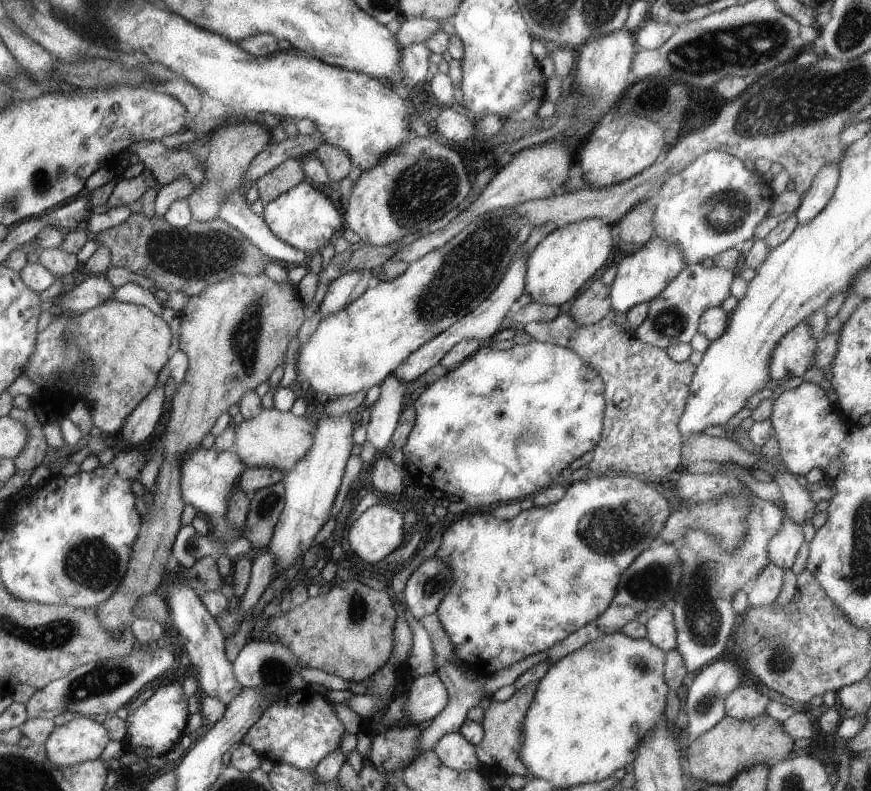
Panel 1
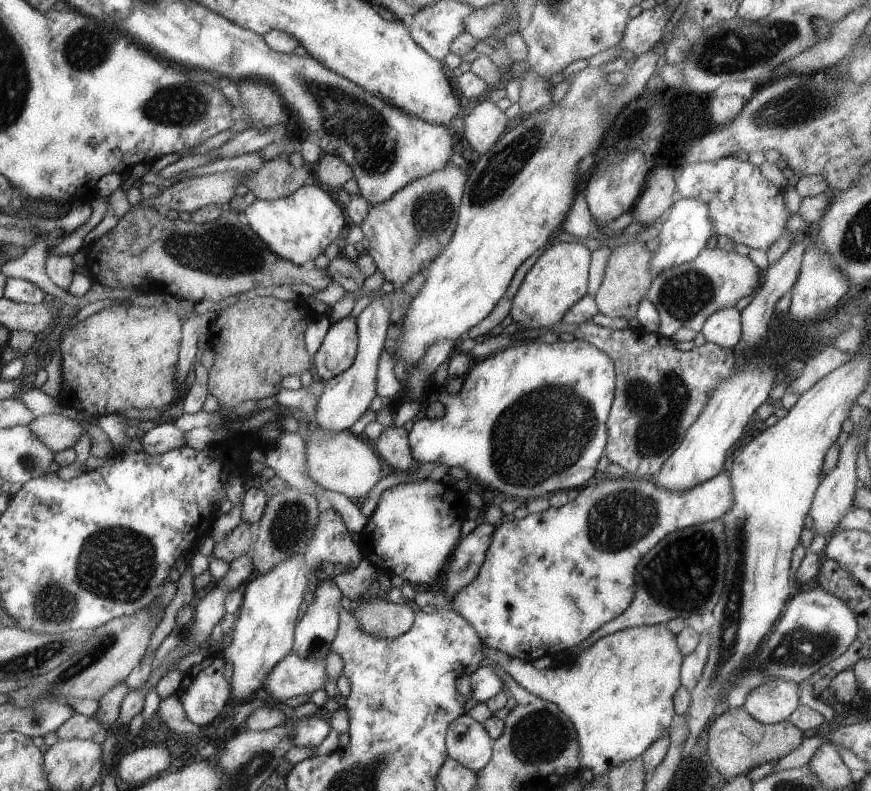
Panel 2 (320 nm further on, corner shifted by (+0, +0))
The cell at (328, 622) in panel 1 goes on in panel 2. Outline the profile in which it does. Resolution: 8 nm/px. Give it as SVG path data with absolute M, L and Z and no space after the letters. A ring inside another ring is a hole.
M368 598L354 603L352 614L360 621L362 628L375 637L393 639L408 632L417 616L408 601L396 604L380 598Z

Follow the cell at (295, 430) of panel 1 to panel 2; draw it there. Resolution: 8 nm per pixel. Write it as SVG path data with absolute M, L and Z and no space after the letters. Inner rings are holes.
M311 424L305 441L309 473L322 488L343 494L355 502L362 503L368 496L368 492L378 484L380 476L384 477L380 455L376 454L364 442L364 438L360 440L350 430L326 433L324 429L319 429Z

